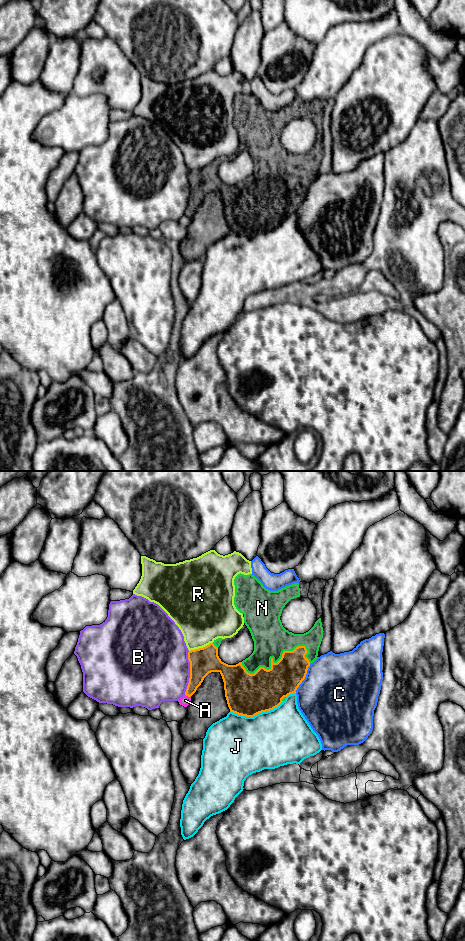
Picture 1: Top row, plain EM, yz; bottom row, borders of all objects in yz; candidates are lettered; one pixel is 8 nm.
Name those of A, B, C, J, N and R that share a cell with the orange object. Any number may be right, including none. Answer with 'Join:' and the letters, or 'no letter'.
Join: N

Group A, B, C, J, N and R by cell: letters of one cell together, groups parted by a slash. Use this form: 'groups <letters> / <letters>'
groups A / B / C R / J / N

